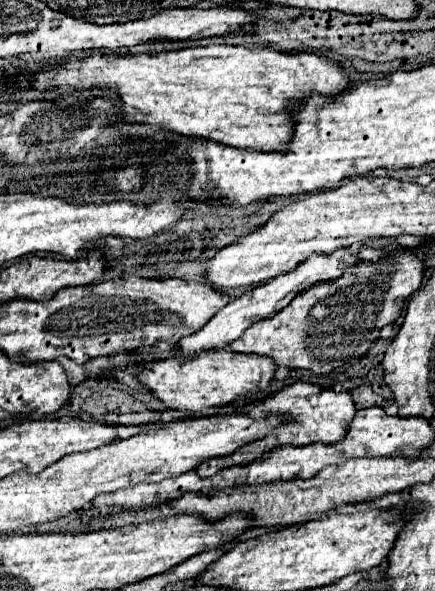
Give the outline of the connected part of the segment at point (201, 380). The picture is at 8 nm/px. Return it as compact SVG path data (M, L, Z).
M222 349L190 355L190 359L182 359L182 355L178 355L178 359L160 359L150 367L144 367L136 377L166 405L166 409L196 413L208 407L228 405L256 389L266 389L274 377L274 369L276 365L272 359Z

